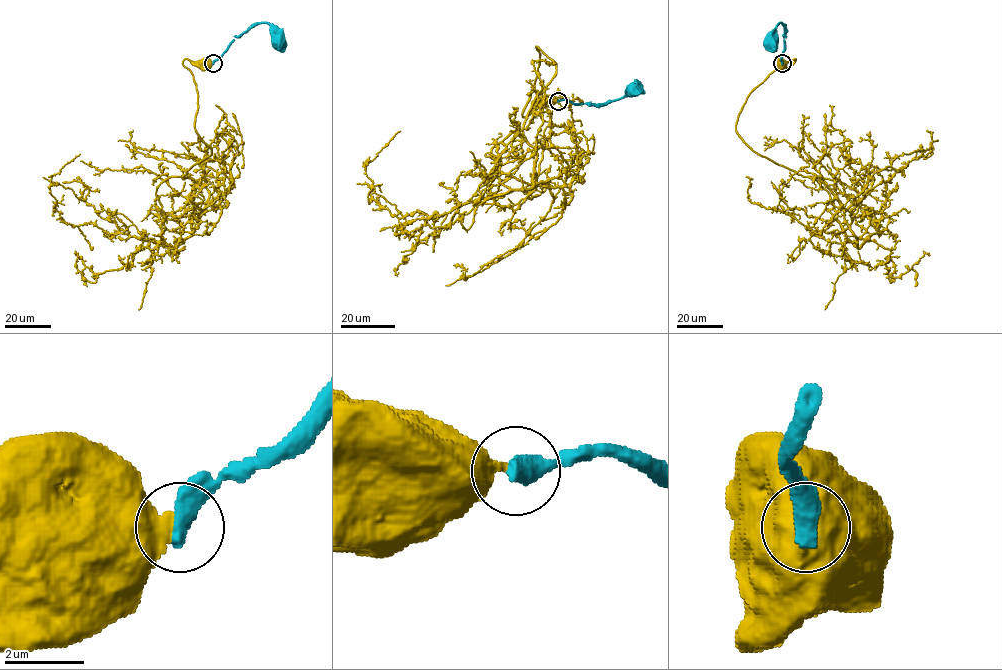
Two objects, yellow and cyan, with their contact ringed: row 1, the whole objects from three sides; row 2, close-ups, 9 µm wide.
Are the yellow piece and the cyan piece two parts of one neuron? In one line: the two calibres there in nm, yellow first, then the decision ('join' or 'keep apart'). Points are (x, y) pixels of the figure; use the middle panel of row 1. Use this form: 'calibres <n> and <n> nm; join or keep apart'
calibres 500 and 600 nm; keep apart

